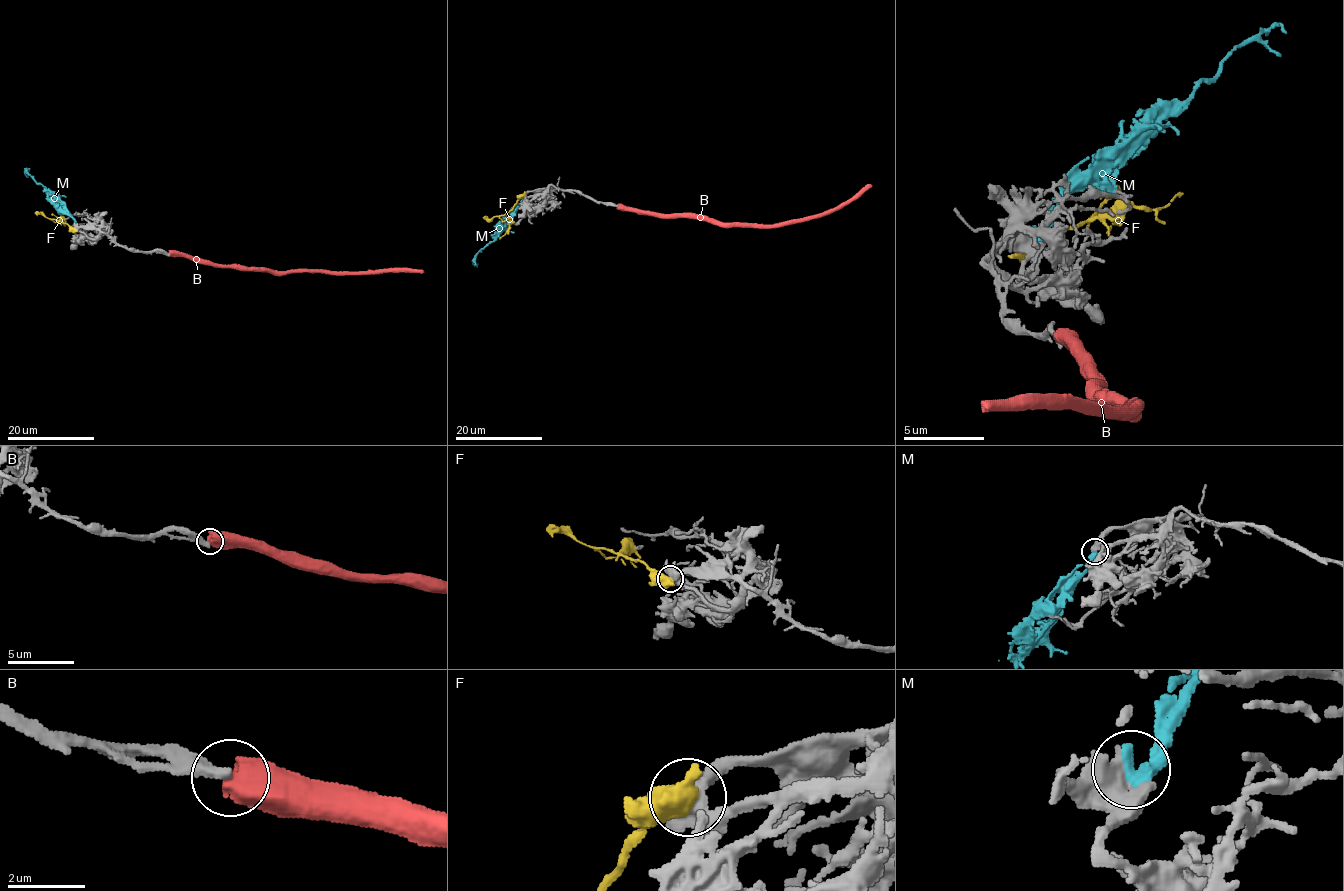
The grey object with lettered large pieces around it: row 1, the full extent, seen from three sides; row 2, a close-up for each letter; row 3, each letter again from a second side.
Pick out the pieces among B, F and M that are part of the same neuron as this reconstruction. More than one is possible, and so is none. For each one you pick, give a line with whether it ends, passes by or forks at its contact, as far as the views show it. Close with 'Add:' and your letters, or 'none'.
Add: none

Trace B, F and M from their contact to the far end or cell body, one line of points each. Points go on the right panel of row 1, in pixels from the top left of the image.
B: (1063, 340), (1087, 364), (1095, 380), (1124, 408), (1132, 408), (1035, 408), (986, 404)
F: (1023, 251), (1087, 218), (1132, 206), (1156, 210), (1184, 194)
M: (1035, 235), (1079, 186), (1136, 146), (1241, 45), (1277, 25), (1285, 33)

